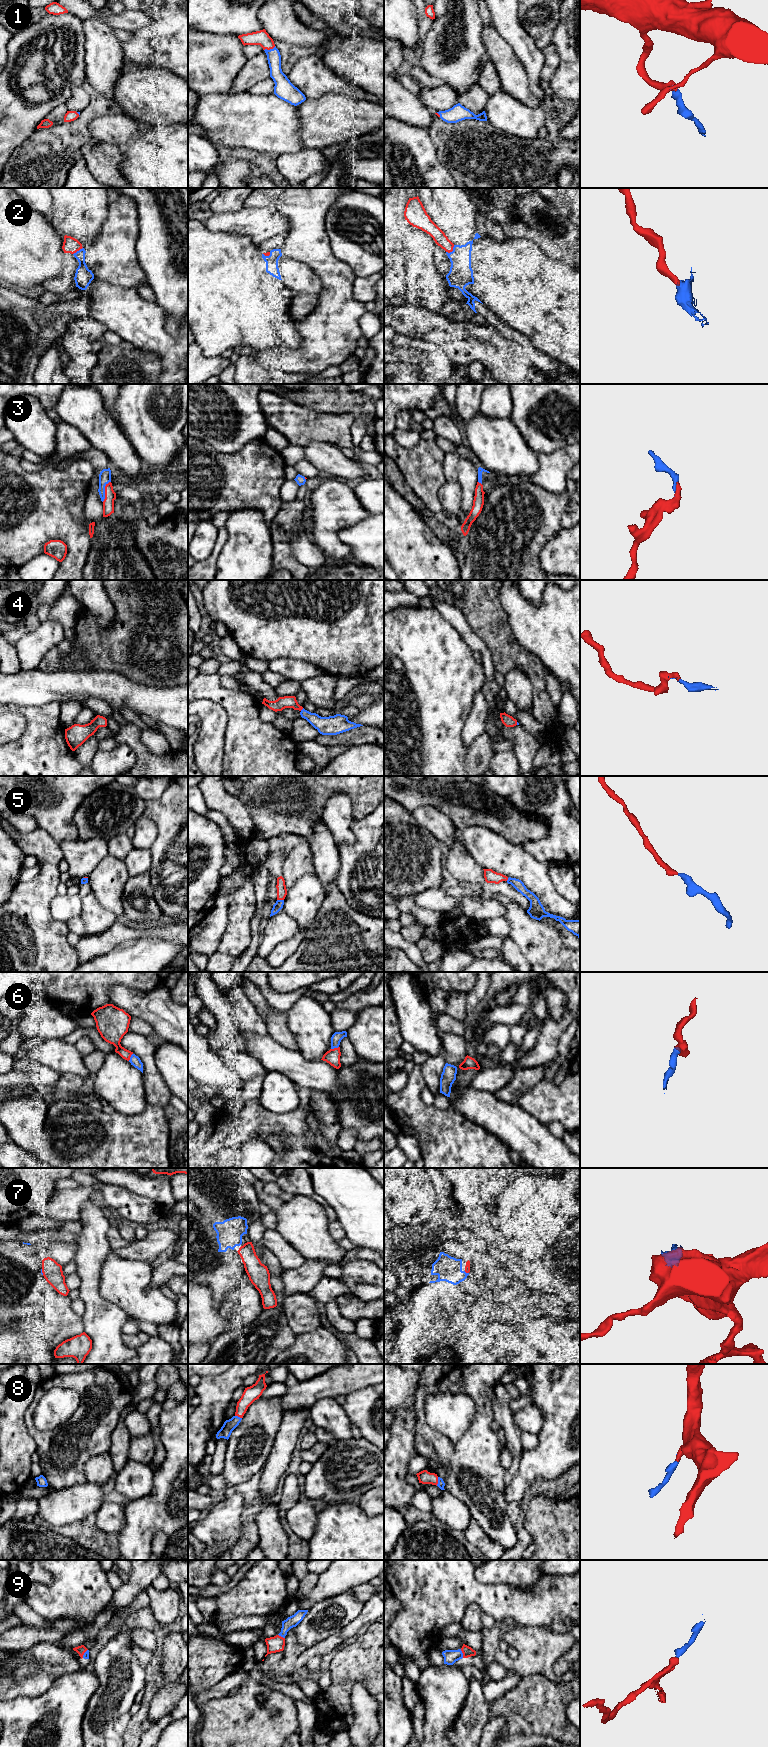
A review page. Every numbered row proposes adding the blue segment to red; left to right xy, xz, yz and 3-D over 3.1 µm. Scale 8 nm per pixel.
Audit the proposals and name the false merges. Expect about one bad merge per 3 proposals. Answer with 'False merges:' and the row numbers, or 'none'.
False merges: none

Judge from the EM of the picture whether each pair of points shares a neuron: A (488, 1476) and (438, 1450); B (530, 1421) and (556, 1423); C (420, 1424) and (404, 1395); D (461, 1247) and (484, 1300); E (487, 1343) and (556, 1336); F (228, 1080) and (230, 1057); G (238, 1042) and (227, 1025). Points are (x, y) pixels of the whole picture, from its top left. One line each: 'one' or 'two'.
A: one
B: two
C: two
D: two
E: one
F: two
G: one

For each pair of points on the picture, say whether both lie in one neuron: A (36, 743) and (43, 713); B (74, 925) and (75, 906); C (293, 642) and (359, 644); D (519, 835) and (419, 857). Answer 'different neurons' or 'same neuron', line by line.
A: same neuron
B: different neurons
C: same neuron
D: different neurons

